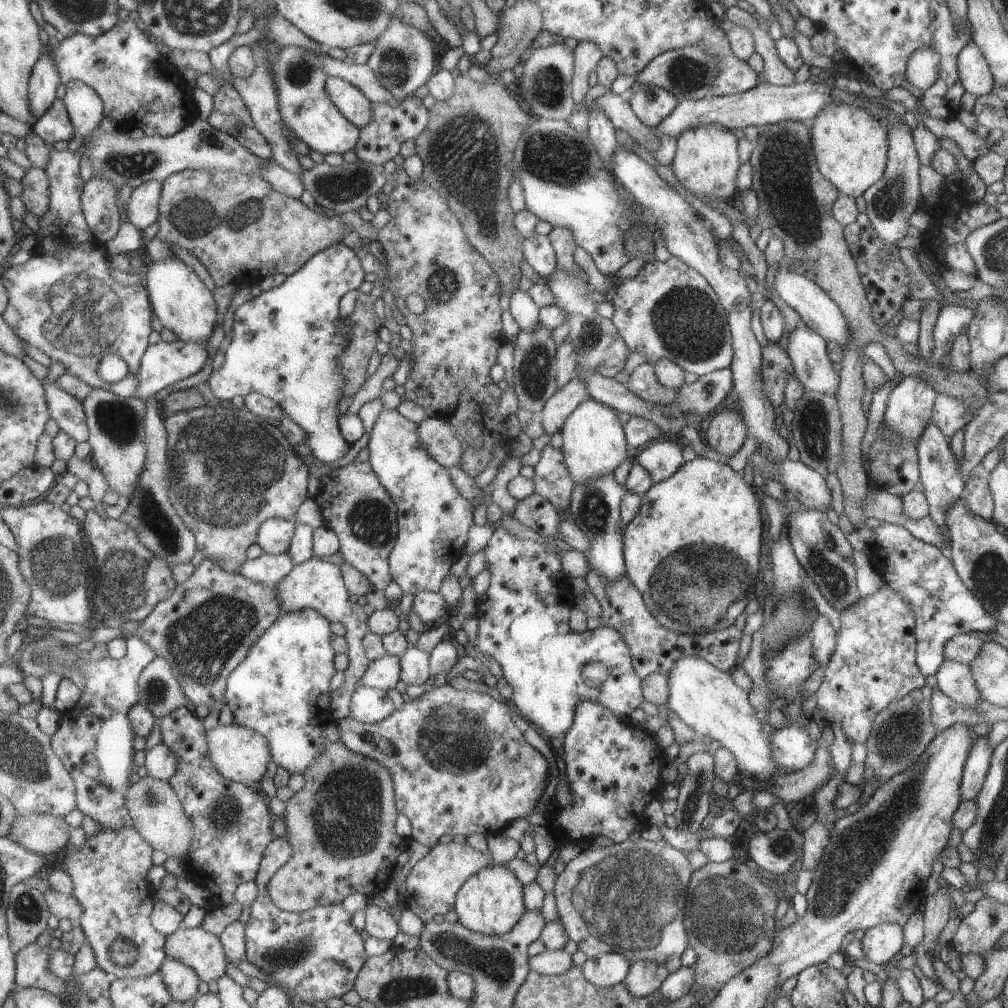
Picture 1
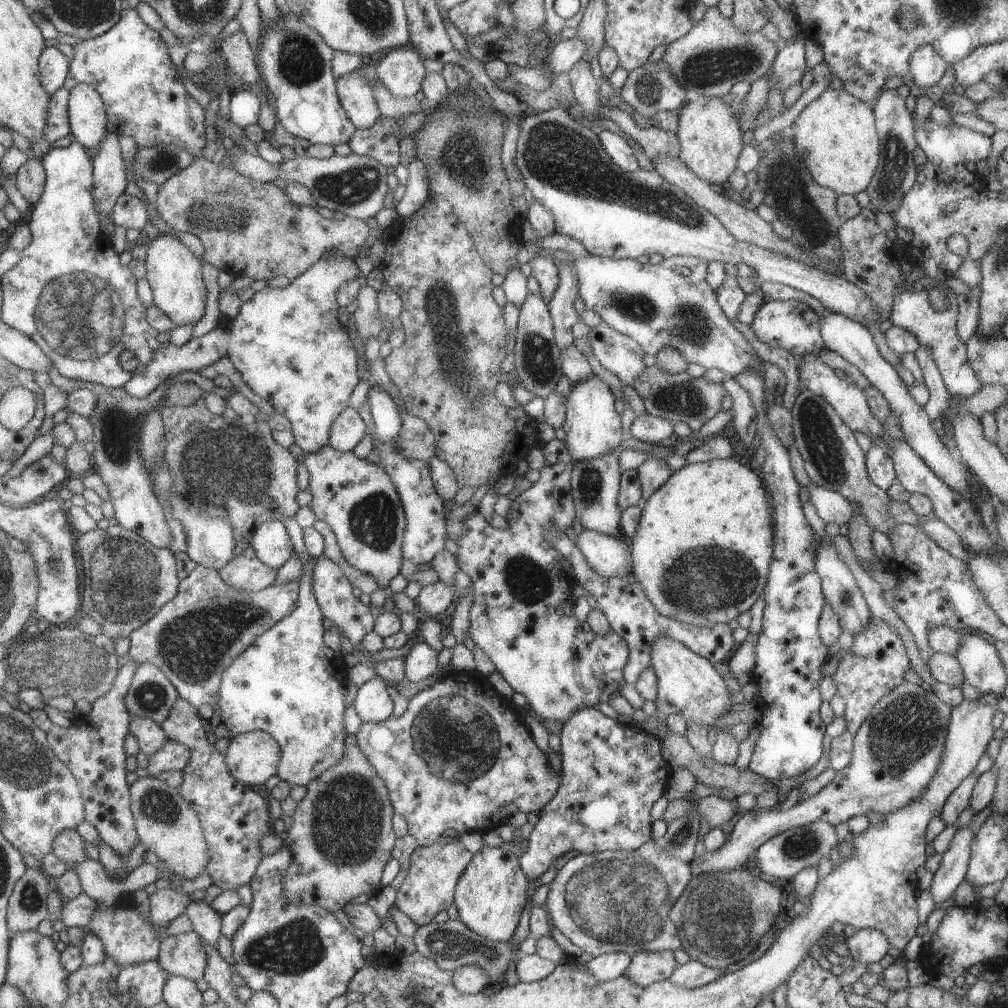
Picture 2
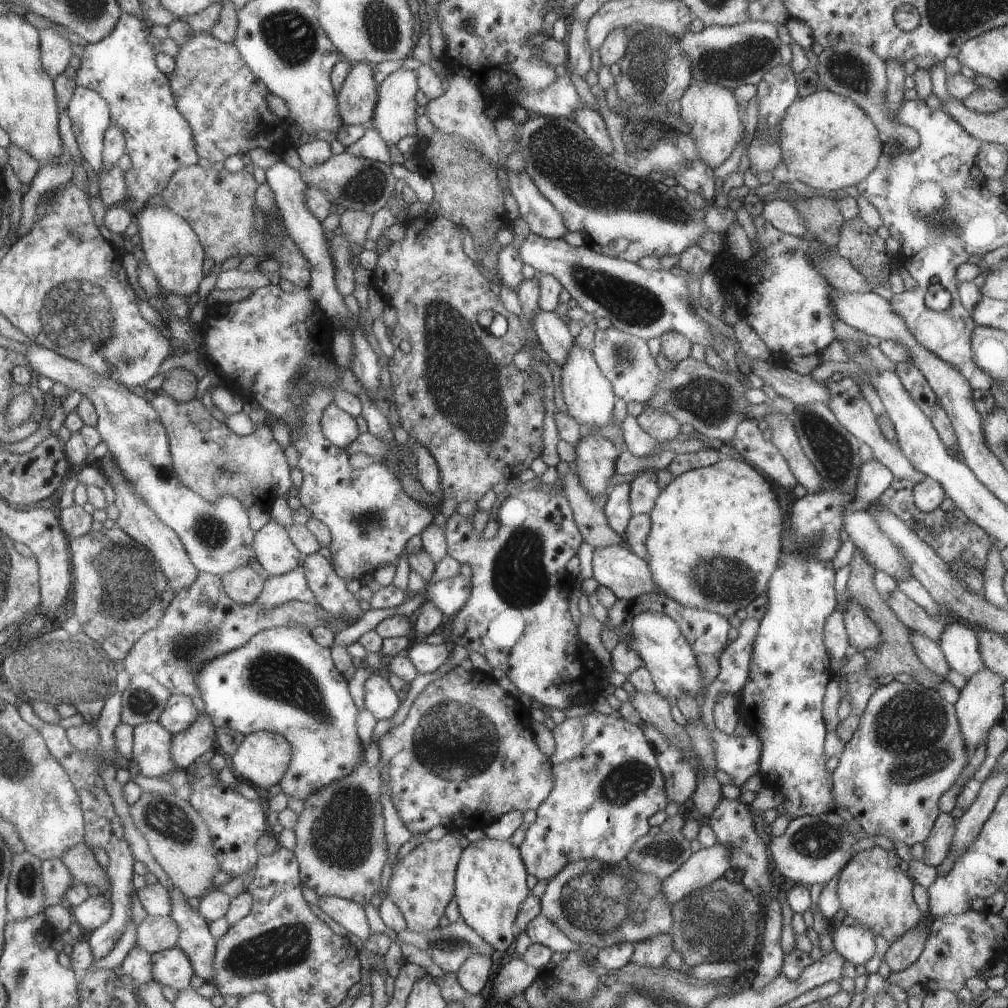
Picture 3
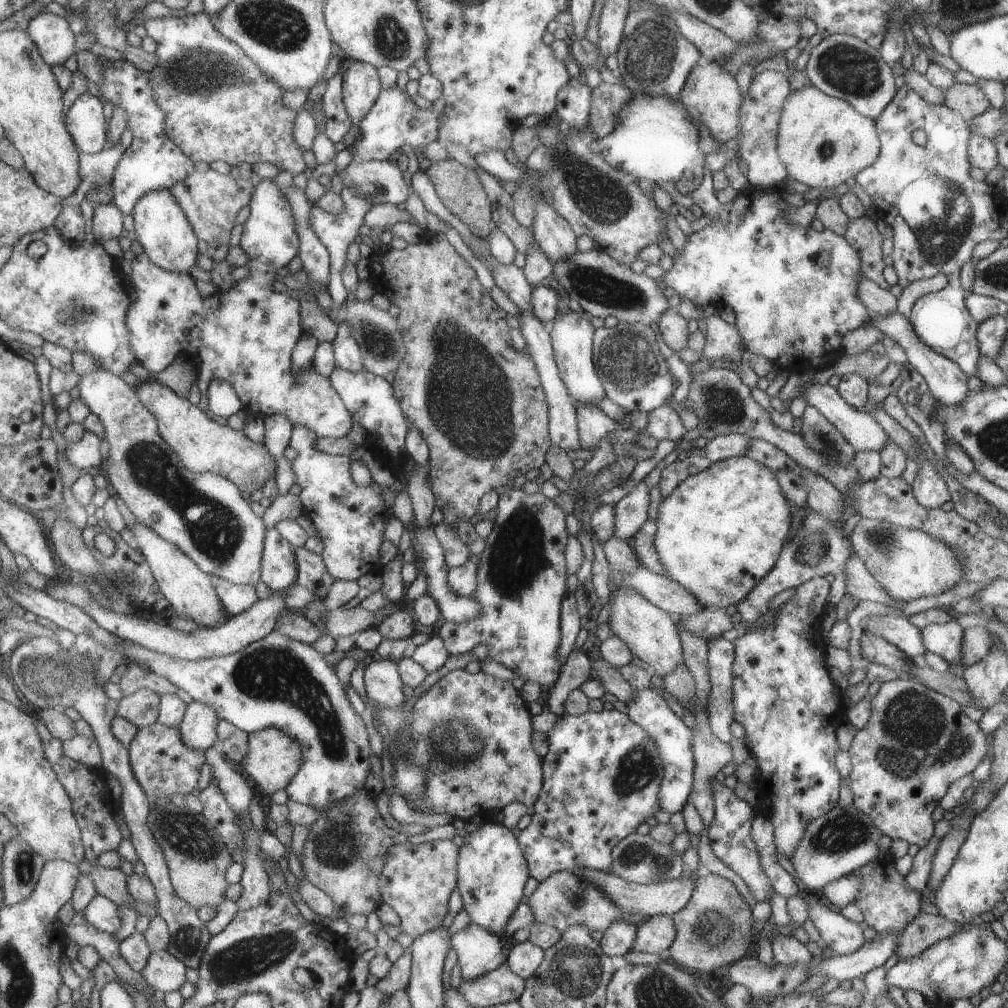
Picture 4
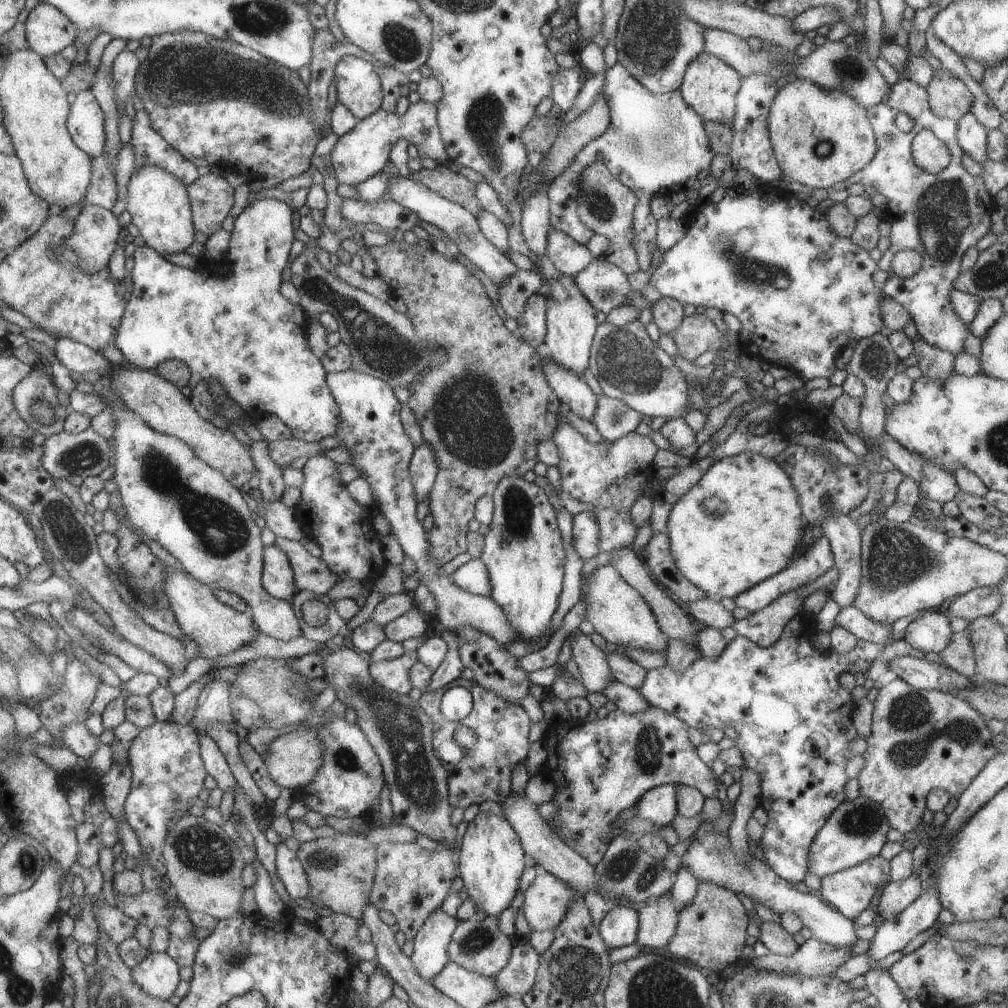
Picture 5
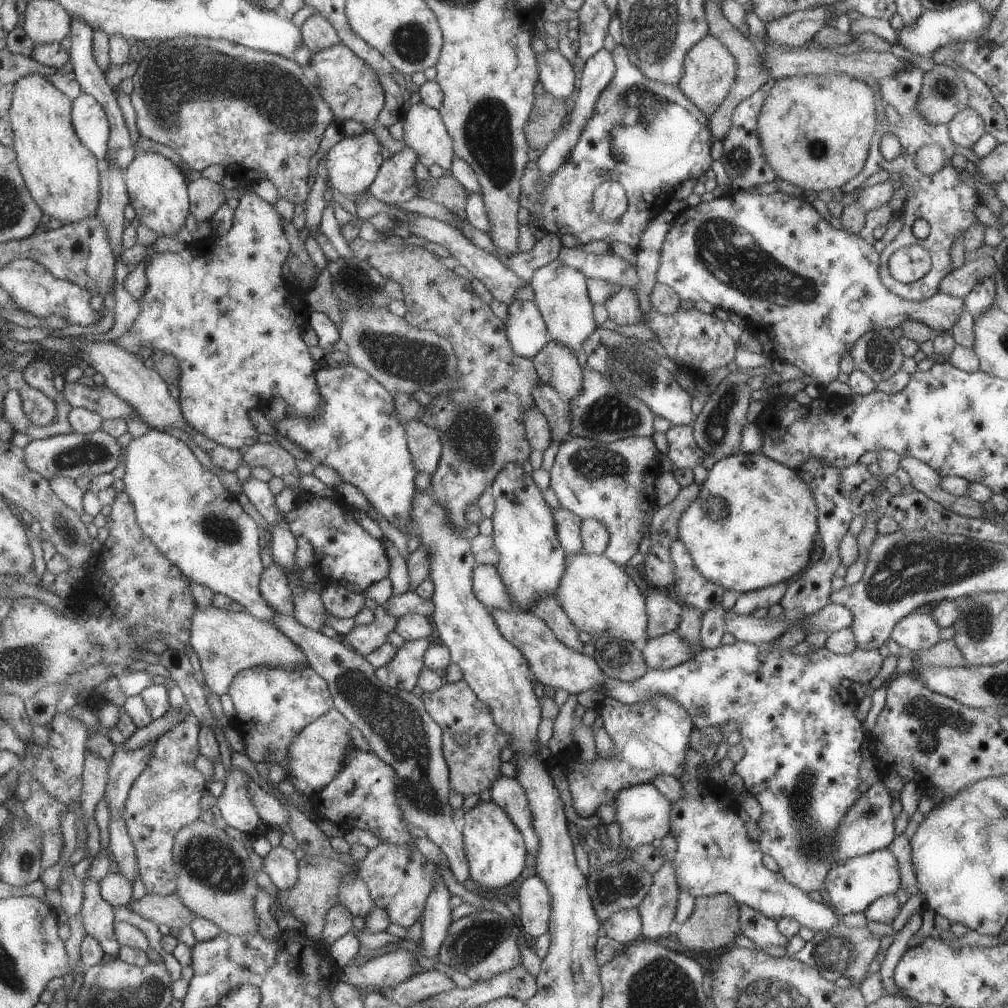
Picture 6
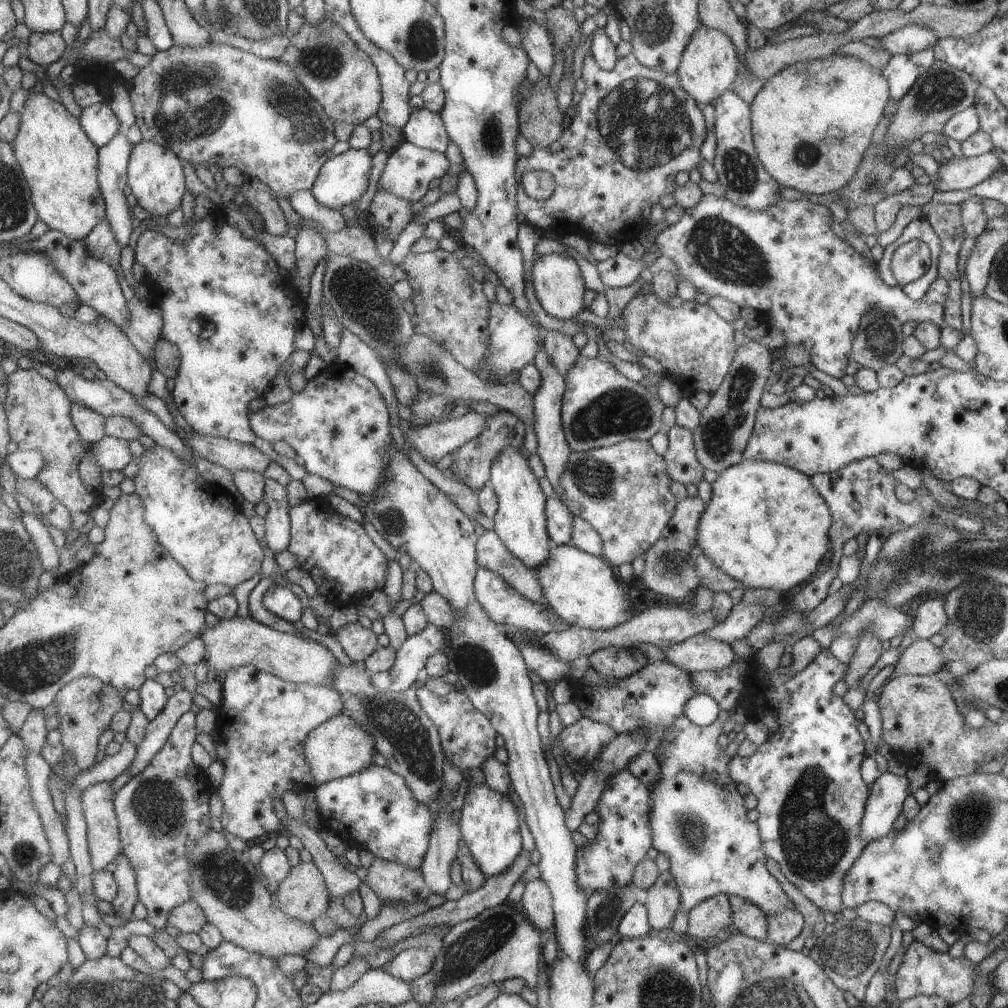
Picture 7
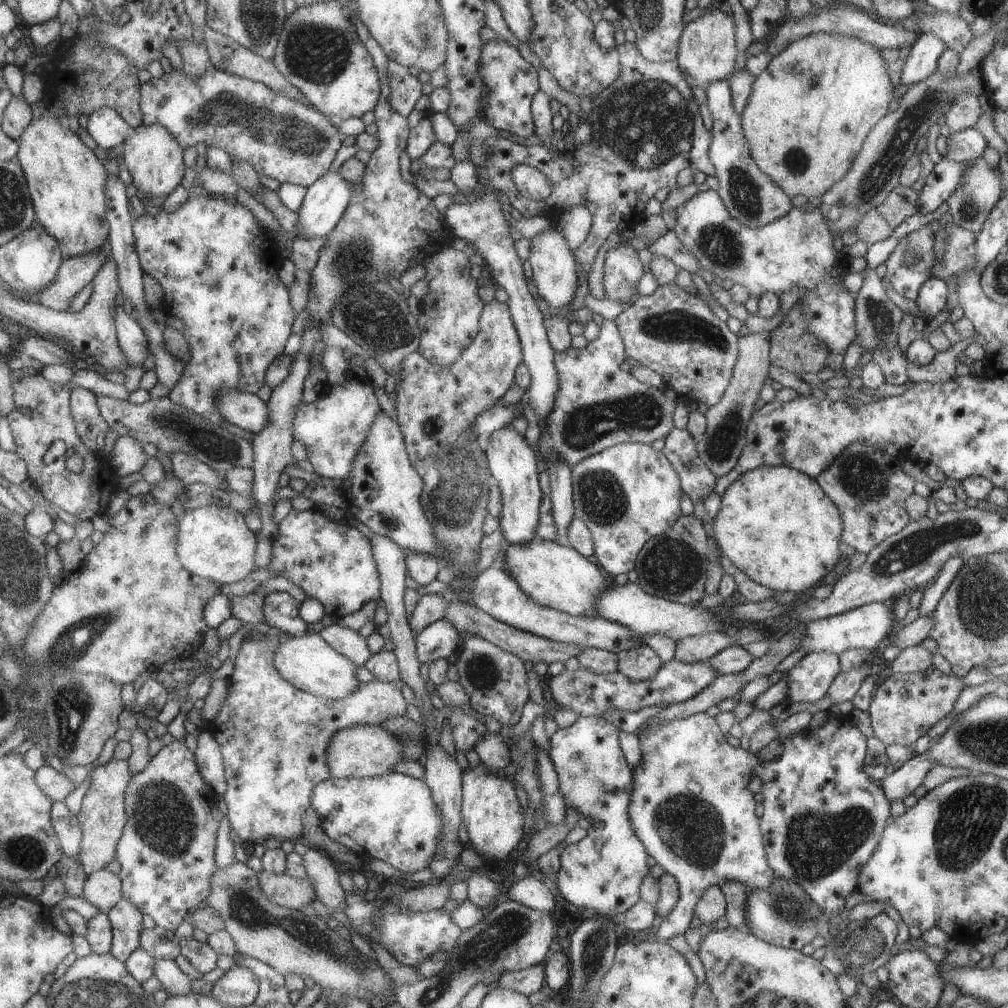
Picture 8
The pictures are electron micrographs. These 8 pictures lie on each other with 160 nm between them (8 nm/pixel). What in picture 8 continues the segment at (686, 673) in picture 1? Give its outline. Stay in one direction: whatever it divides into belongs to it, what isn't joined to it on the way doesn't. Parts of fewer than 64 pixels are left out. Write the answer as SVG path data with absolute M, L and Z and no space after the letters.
M539 538L503 546L507 574L534 603L573 616L596 615L594 602L606 584L593 559L586 559L571 547Z

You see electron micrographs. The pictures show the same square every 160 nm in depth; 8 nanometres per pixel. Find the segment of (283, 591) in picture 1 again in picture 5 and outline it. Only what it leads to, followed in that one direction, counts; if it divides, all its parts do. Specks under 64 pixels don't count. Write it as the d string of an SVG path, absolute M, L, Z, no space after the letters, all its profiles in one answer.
M275 537L273 544L285 553L298 590L305 589L316 595L326 595L339 581L338 576L327 568L320 557L310 555L299 541Z

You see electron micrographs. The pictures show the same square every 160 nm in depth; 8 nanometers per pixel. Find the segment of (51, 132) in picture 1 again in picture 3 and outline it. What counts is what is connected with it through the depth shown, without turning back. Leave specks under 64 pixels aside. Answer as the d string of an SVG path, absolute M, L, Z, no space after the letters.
M123 13L113 34L98 43L88 43L83 52L82 79L69 77L67 74L56 76L57 98L60 110L66 109L73 98L75 89L83 82L90 89L99 91L108 100L112 110L112 124L117 125L126 136L127 154L131 158L132 167L125 173L130 199L123 206L137 216L150 200L163 192L171 182L173 175L183 167L197 165L199 160L196 149L196 136L192 126L178 107L172 93L171 78L165 74L158 64L158 52L154 45L147 42L150 26L138 16Z

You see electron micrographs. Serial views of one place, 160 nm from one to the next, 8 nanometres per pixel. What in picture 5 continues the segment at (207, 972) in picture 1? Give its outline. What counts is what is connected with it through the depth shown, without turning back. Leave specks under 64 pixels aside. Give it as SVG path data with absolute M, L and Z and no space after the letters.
M150 952L141 964L132 968L132 977L147 994L167 1001L175 996L181 982L179 967L180 964L168 952Z

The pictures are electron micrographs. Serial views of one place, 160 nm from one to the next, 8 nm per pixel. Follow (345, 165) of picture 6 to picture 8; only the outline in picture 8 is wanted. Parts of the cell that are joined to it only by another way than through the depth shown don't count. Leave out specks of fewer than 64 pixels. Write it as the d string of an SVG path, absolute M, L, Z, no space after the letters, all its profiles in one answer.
M337 170L323 173L306 188L305 196L296 210L298 214L296 226L300 233L295 238L310 241L307 236L325 236L339 222L350 197L348 184L349 182L341 178Z

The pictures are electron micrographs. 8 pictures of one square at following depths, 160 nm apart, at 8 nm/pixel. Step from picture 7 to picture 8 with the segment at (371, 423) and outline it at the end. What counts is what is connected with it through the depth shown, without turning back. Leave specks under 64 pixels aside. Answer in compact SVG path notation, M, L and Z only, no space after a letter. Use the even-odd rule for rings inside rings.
M344 378L340 385L329 386L329 394L319 394L309 404L300 402L294 413L292 437L306 446L307 460L319 477L344 479L348 475L351 459L364 441L365 431L381 411L367 378L358 379ZM221 391L217 410L229 424L255 434L266 423L266 404L257 395L241 391Z

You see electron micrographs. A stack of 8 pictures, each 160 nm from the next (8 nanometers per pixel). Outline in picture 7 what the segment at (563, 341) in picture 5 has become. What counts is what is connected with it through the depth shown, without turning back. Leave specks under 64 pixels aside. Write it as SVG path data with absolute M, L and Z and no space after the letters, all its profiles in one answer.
M566 254L541 255L532 262L532 287L541 308L556 319L571 319L584 309L582 294L586 291L575 261Z

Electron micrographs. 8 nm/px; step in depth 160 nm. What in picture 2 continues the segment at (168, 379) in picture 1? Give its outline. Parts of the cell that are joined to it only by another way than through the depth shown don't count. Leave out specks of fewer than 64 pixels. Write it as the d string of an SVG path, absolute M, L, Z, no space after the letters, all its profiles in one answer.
M339 252L336 255L330 262L322 256L305 272L290 280L286 287L273 288L265 285L255 291L251 298L240 304L237 316L229 320L227 326L214 327L203 336L191 338L181 347L164 343L144 372L129 380L122 392L146 399L165 378L172 378L187 370L198 372L200 365L227 357L252 392L269 402L275 413L287 418L294 443L301 448L303 454L315 452L327 444L336 451L351 451L366 432L360 414L347 406L349 394L359 382L356 364L358 358L347 337L346 328L338 321L335 294L339 284L357 278L359 271L354 259Z

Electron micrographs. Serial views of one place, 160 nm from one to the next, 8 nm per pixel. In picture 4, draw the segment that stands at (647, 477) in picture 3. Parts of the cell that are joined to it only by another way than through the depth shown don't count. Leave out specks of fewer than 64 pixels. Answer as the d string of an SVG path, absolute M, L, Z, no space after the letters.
M639 481L629 494L613 504L613 537L630 543L632 536L647 521L648 491L643 481Z

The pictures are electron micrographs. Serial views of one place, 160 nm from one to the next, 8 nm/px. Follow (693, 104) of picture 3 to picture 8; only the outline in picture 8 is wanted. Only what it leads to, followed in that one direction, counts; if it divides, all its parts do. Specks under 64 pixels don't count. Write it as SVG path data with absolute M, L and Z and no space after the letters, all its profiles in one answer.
M711 5L696 19L684 23L677 43L676 62L690 87L696 86L705 89L709 83L727 79L734 72L735 24L731 12L722 5Z

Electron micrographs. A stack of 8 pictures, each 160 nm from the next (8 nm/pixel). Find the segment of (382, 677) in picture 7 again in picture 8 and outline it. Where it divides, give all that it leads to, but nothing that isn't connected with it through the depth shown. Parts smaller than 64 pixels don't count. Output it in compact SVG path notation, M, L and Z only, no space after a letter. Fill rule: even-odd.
M445 619L436 620L418 632L414 639L419 662L430 663L435 659L446 659L455 652L461 642L459 631ZM269 628L267 632L255 631L250 637L245 637L240 643L234 658L234 669L232 675L228 678L228 695L223 701L219 712L214 716L213 719L207 723L208 733L214 737L217 741L224 766L224 779L226 782L226 791L223 795L224 801L226 802L227 814L226 818L230 824L231 832L237 834L242 842L263 842L268 838L275 838L279 840L297 840L302 835L301 832L301 814L309 808L311 804L311 791L312 788L321 781L327 780L330 777L330 770L326 765L326 746L329 744L331 737L338 730L350 727L353 725L381 725L388 718L399 717L404 714L405 701L400 691L400 684L403 683L401 678L395 682L384 683L381 681L371 681L370 683L359 683L359 686L351 693L348 694L344 699L337 699L336 701L331 699L324 699L323 697L316 697L315 695L295 689L292 684L289 684L287 680L283 679L282 676L277 672L277 669L273 664L273 657L276 653L276 648L288 639L287 635L281 633L277 636L275 628Z

